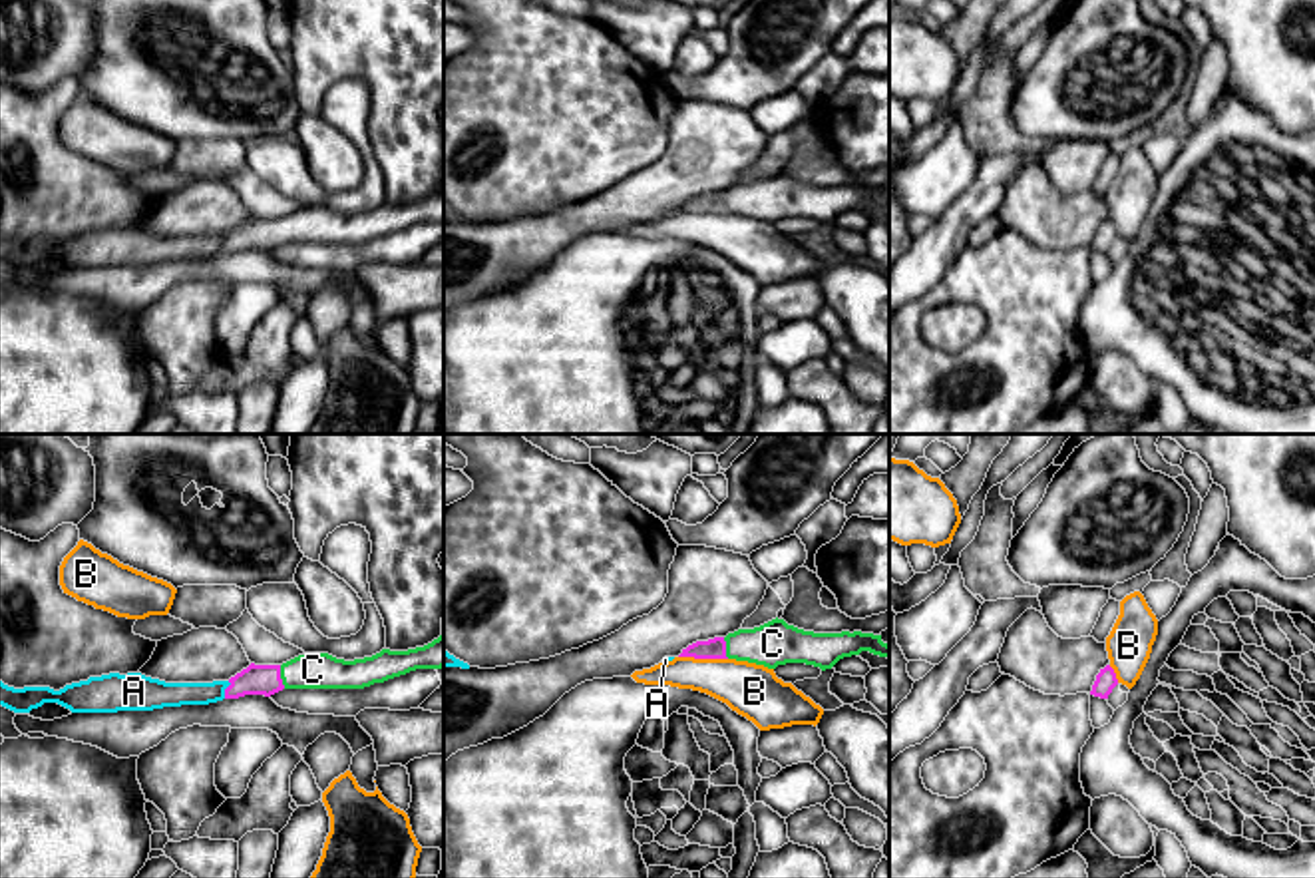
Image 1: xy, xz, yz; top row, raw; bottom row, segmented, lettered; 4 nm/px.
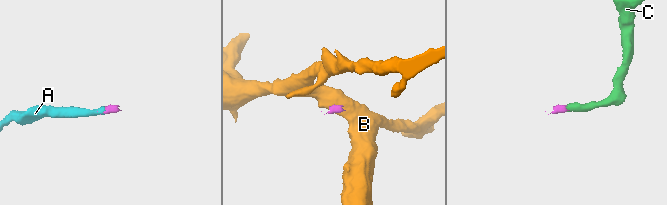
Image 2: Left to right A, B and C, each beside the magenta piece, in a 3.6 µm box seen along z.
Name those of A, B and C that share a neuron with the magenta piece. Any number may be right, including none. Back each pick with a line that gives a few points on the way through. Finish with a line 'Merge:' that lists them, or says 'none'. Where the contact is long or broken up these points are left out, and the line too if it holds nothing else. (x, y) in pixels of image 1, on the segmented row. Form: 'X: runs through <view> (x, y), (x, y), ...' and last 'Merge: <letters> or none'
A: runs through xy (257, 679), (225, 689), (164, 693)
C: runs through xy (257, 679), (279, 677), (313, 669)
Merge: A, C

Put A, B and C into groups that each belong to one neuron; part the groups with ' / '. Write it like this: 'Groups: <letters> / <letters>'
Groups: A C / B

